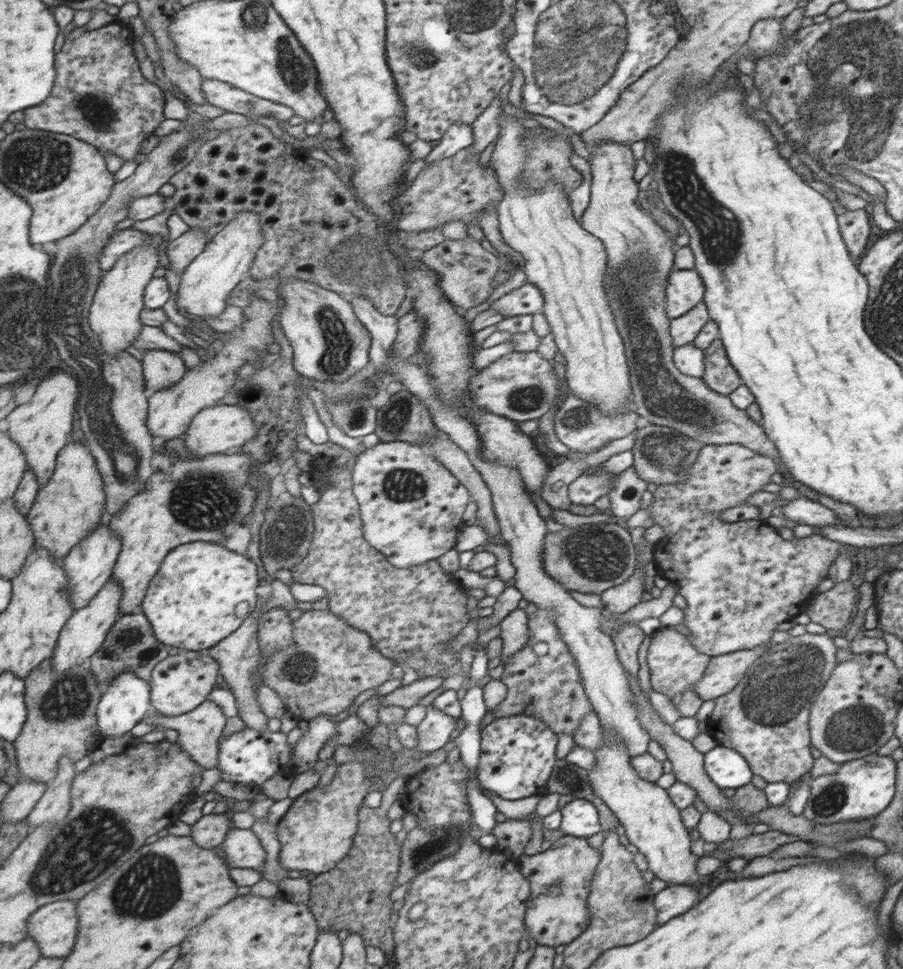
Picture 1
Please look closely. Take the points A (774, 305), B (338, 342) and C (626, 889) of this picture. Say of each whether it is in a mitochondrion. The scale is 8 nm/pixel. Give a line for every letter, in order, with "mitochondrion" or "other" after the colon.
A: other
B: mitochondrion
C: other

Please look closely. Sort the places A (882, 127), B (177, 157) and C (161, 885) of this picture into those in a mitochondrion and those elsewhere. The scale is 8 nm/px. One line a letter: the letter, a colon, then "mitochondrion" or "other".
A: mitochondrion
B: mitochondrion
C: mitochondrion

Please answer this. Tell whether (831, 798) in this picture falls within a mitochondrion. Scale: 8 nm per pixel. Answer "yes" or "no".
yes

